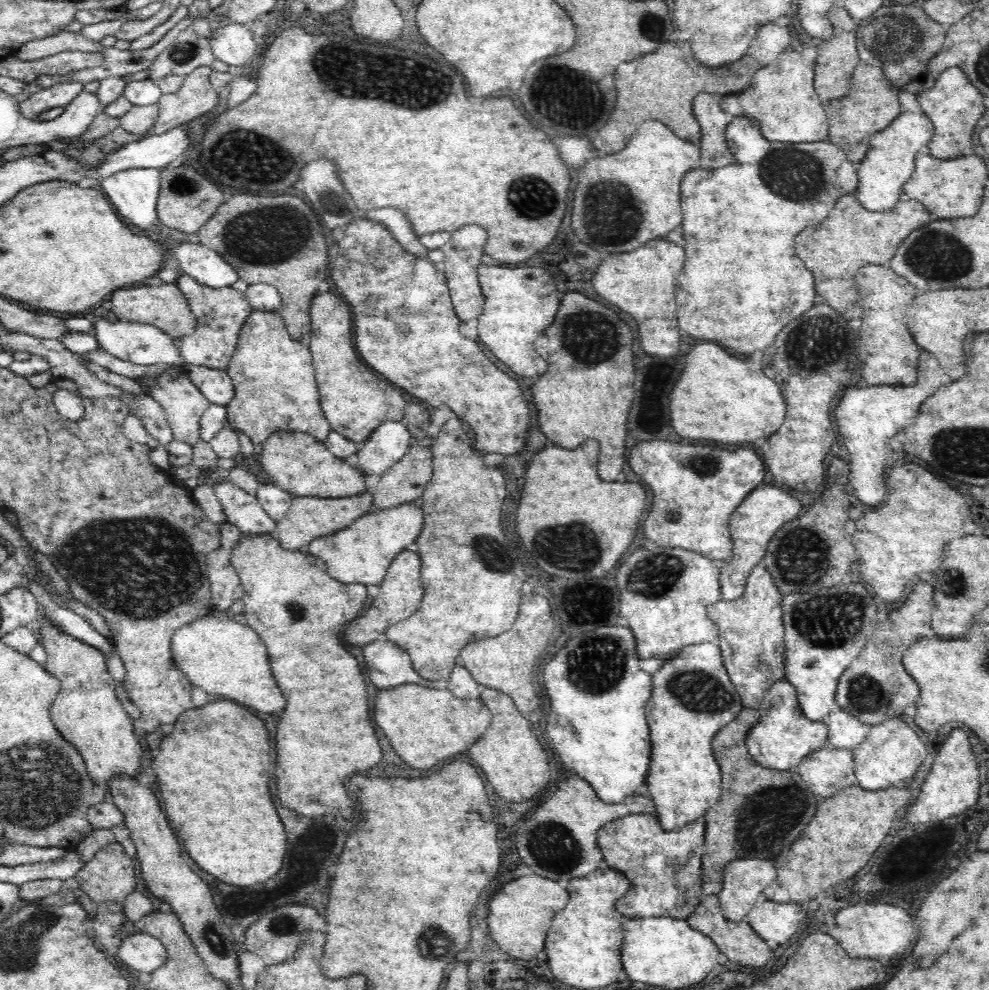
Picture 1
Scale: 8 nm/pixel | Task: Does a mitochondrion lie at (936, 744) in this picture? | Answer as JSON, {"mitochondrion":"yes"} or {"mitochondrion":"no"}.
{"mitochondrion":"no"}

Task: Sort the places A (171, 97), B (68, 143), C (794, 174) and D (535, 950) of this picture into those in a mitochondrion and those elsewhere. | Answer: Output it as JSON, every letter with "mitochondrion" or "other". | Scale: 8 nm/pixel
{"A":"other","B":"other","C":"mitochondrion","D":"other"}

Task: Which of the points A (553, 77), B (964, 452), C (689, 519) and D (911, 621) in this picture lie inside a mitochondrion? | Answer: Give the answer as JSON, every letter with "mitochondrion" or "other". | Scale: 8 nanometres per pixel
{"A":"mitochondrion","B":"mitochondrion","C":"other","D":"other"}

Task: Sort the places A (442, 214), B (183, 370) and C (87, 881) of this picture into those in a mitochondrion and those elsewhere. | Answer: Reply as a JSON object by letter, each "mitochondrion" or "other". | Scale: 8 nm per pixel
{"A":"other","B":"other","C":"other"}

